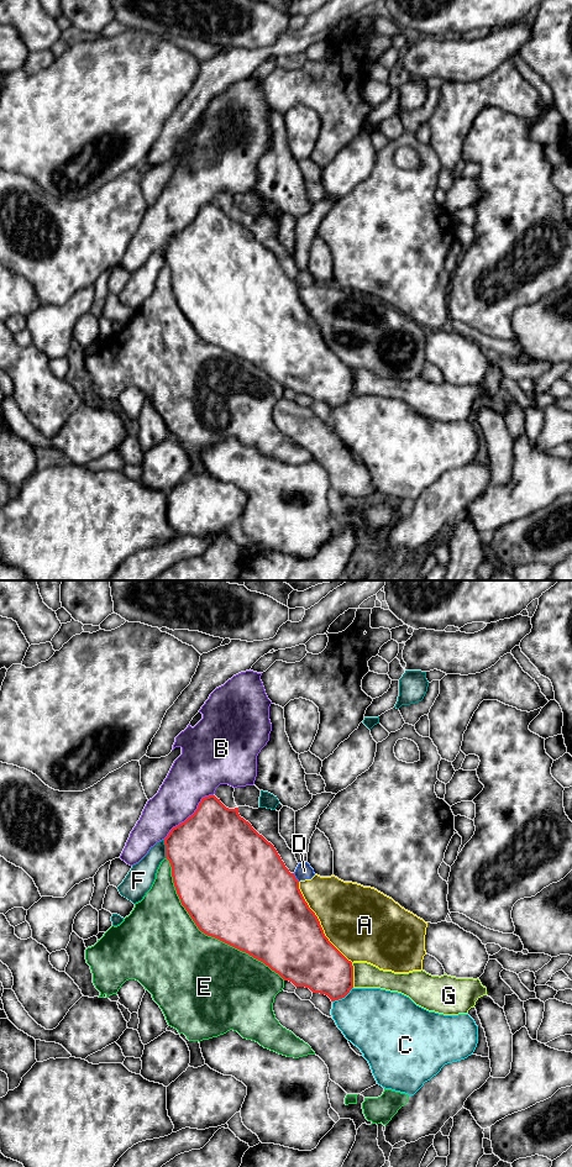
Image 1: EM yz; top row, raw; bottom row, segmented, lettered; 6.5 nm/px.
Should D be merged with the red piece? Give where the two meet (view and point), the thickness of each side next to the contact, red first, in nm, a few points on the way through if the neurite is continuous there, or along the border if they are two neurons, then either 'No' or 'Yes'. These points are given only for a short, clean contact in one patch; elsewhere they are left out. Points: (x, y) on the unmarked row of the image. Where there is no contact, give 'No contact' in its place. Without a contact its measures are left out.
Touches red at yz (294, 284). Thickness 500 nm (red) against 100 nm. No

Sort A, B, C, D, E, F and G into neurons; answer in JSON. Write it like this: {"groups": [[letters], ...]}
{"groups": [["A"], ["B"], ["C"], ["D"], ["E"], ["F"], ["G"]]}

